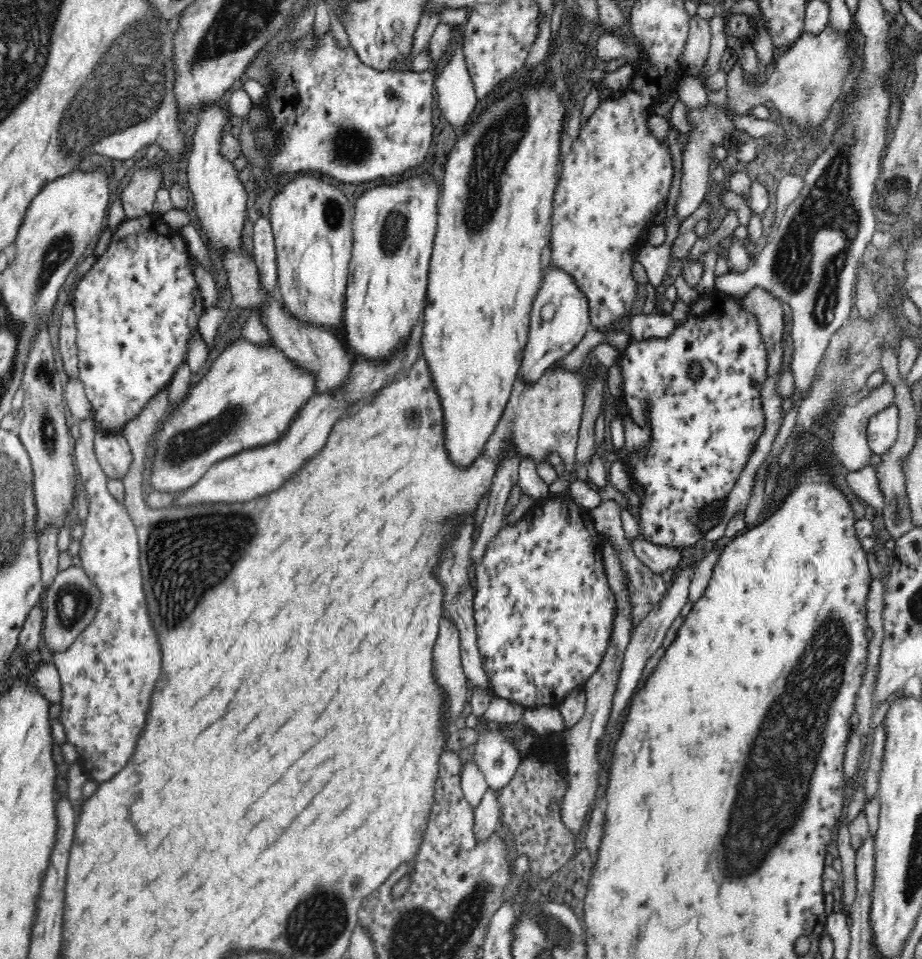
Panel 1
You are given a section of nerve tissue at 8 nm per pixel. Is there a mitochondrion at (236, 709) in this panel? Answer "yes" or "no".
no

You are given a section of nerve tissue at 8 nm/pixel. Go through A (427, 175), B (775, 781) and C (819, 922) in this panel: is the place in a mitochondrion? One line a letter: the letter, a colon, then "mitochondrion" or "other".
A: other
B: mitochondrion
C: other

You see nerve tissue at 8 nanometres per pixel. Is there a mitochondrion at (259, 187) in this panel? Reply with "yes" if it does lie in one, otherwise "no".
no

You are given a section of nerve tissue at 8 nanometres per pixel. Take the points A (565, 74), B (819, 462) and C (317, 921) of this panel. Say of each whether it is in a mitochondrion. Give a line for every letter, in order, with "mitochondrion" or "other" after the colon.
A: other
B: other
C: mitochondrion

